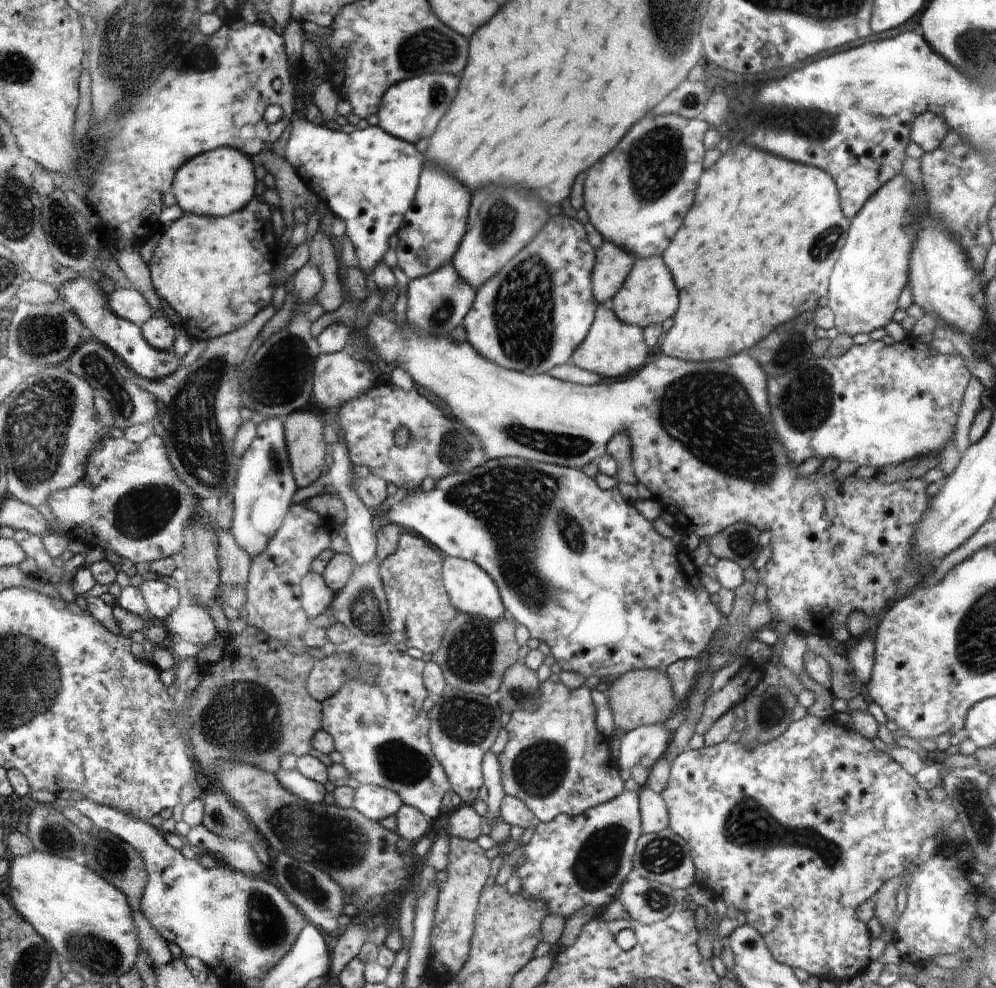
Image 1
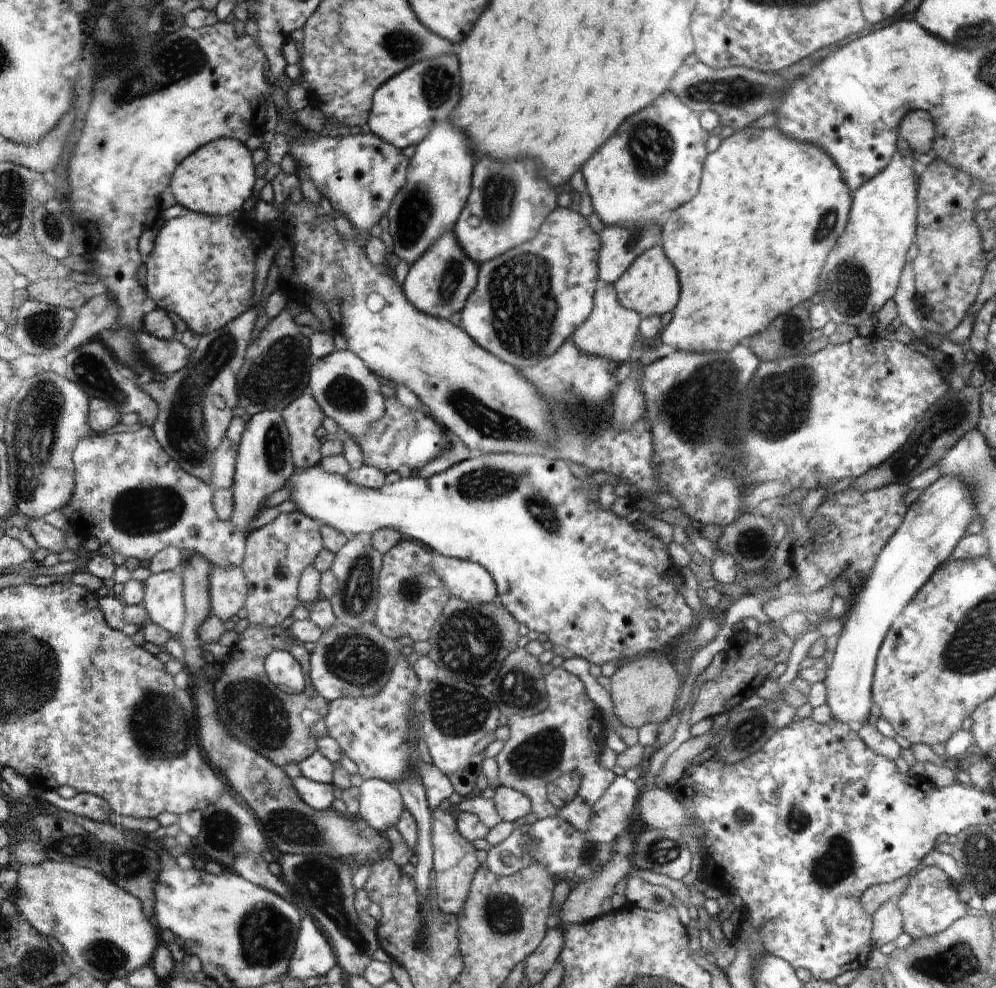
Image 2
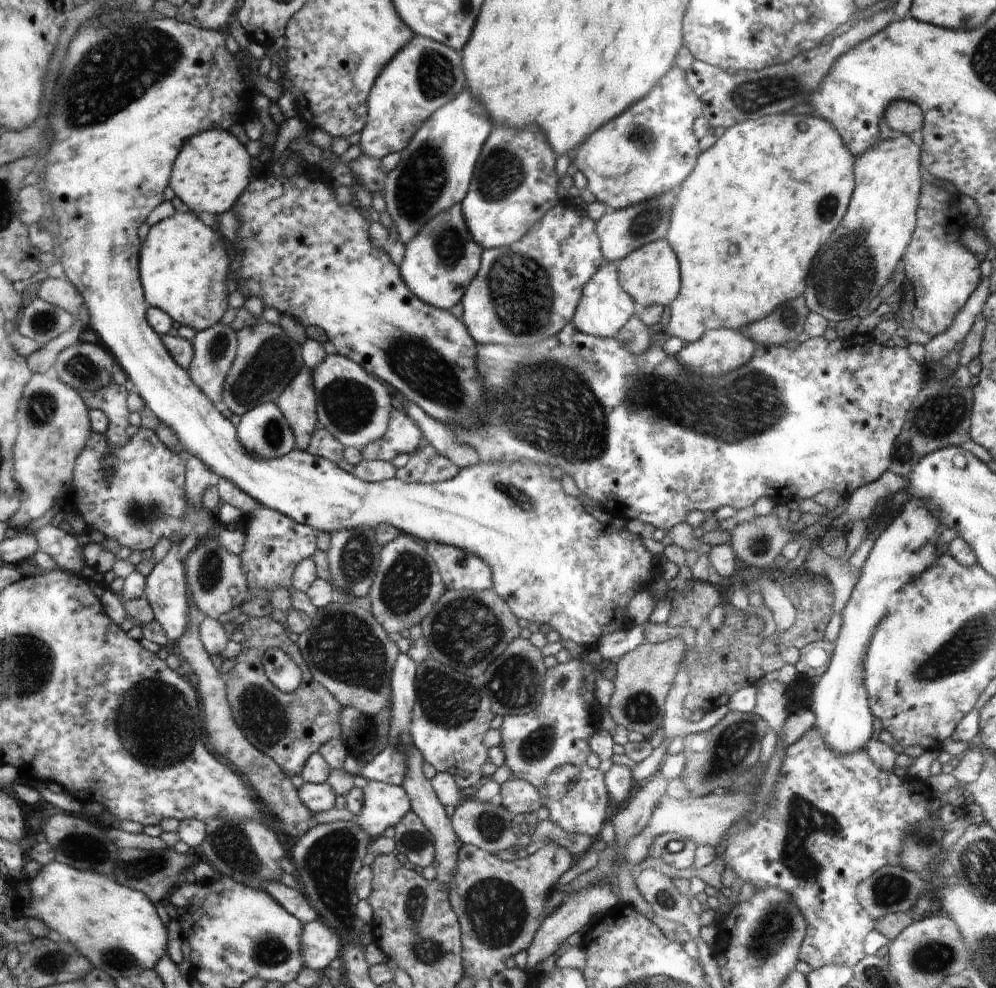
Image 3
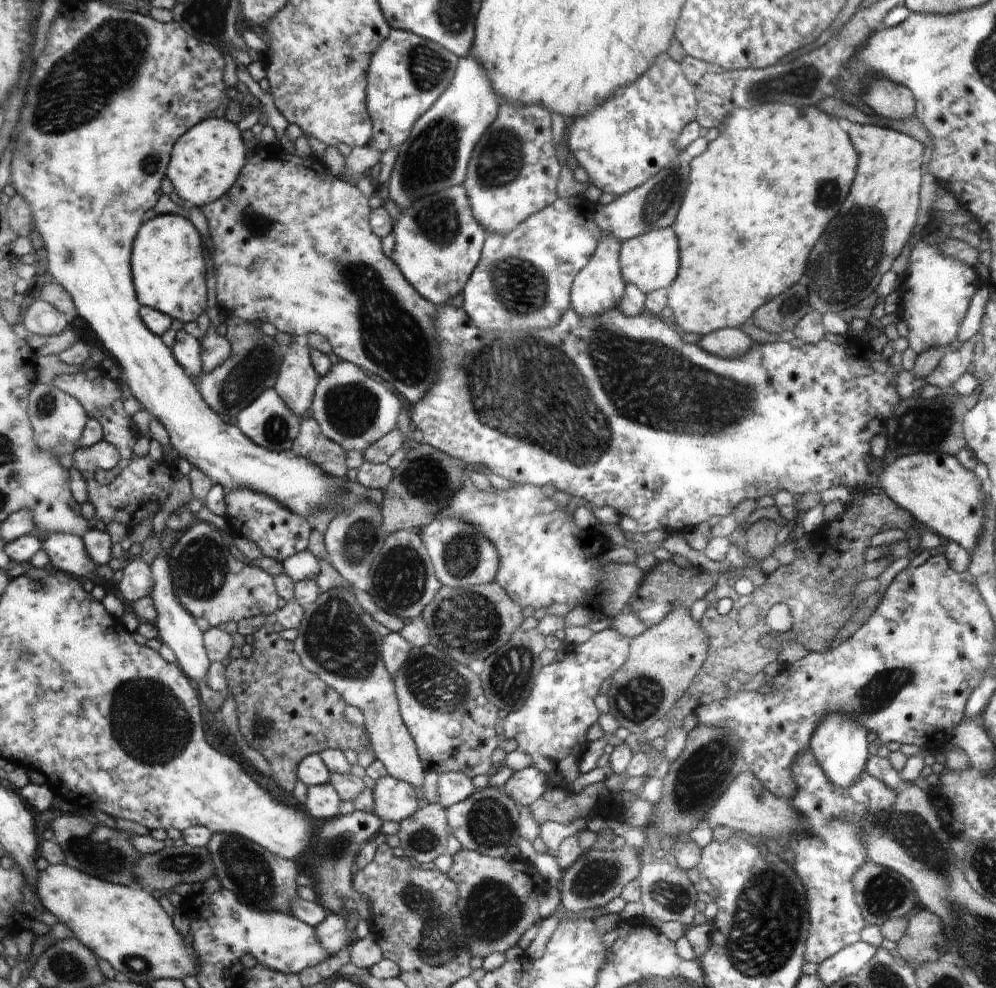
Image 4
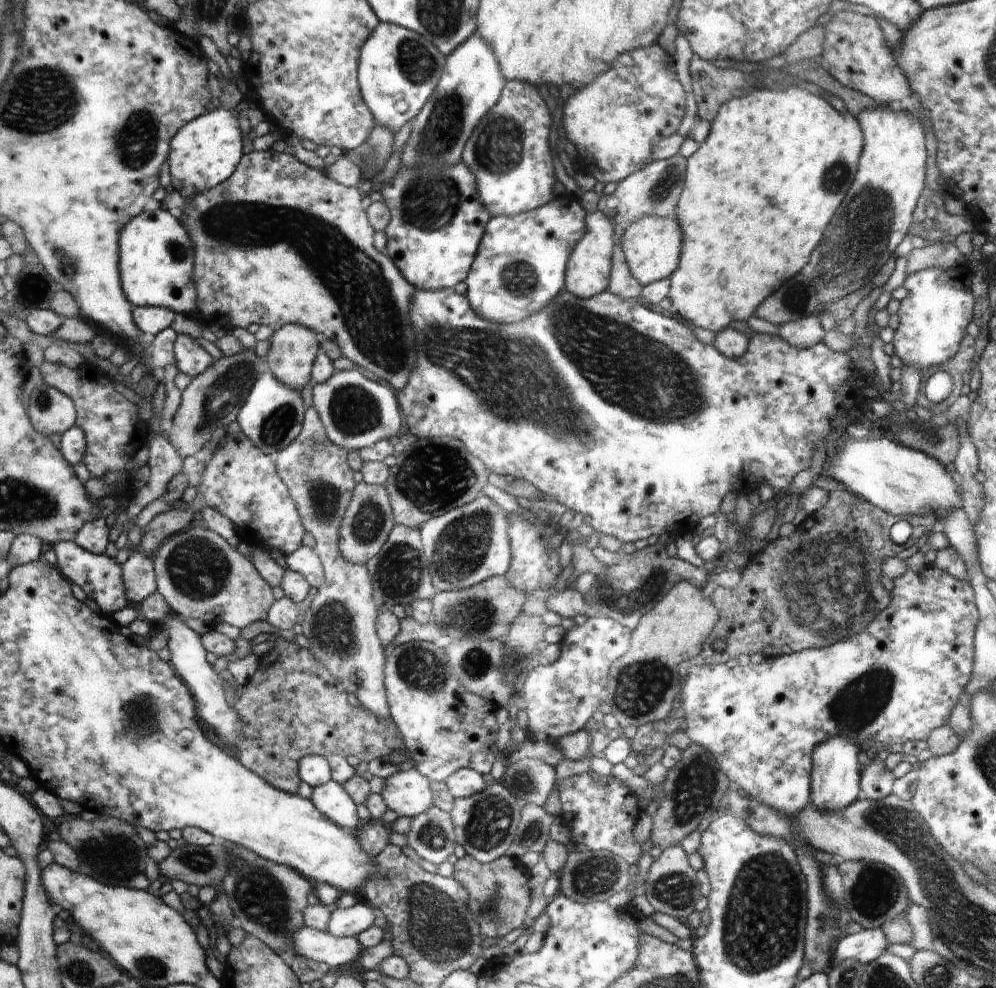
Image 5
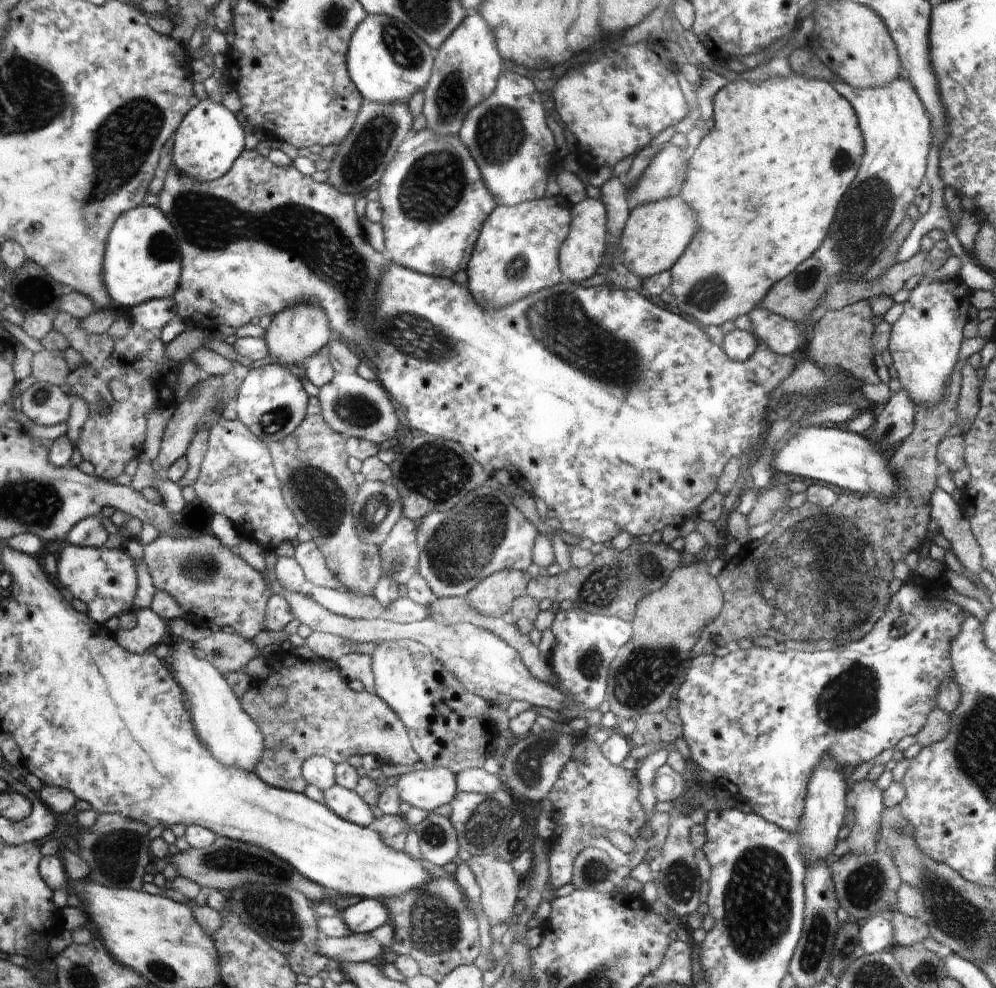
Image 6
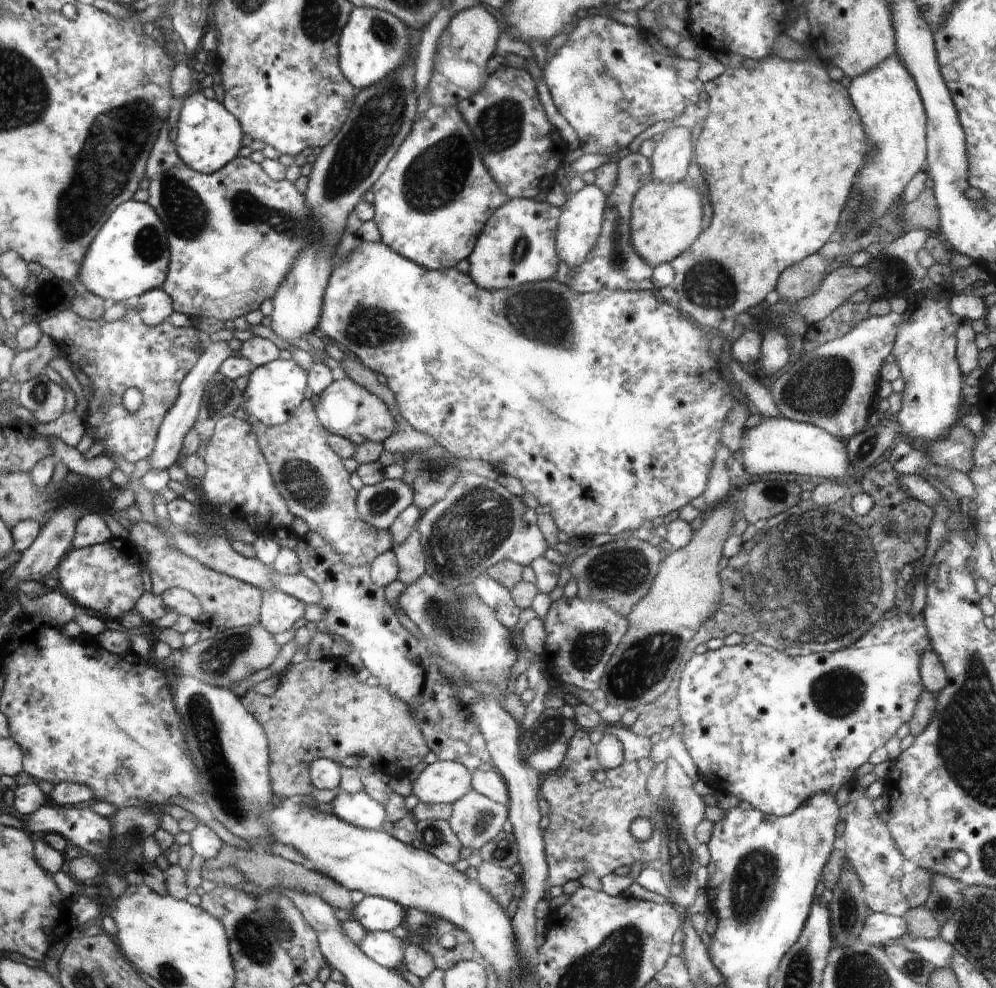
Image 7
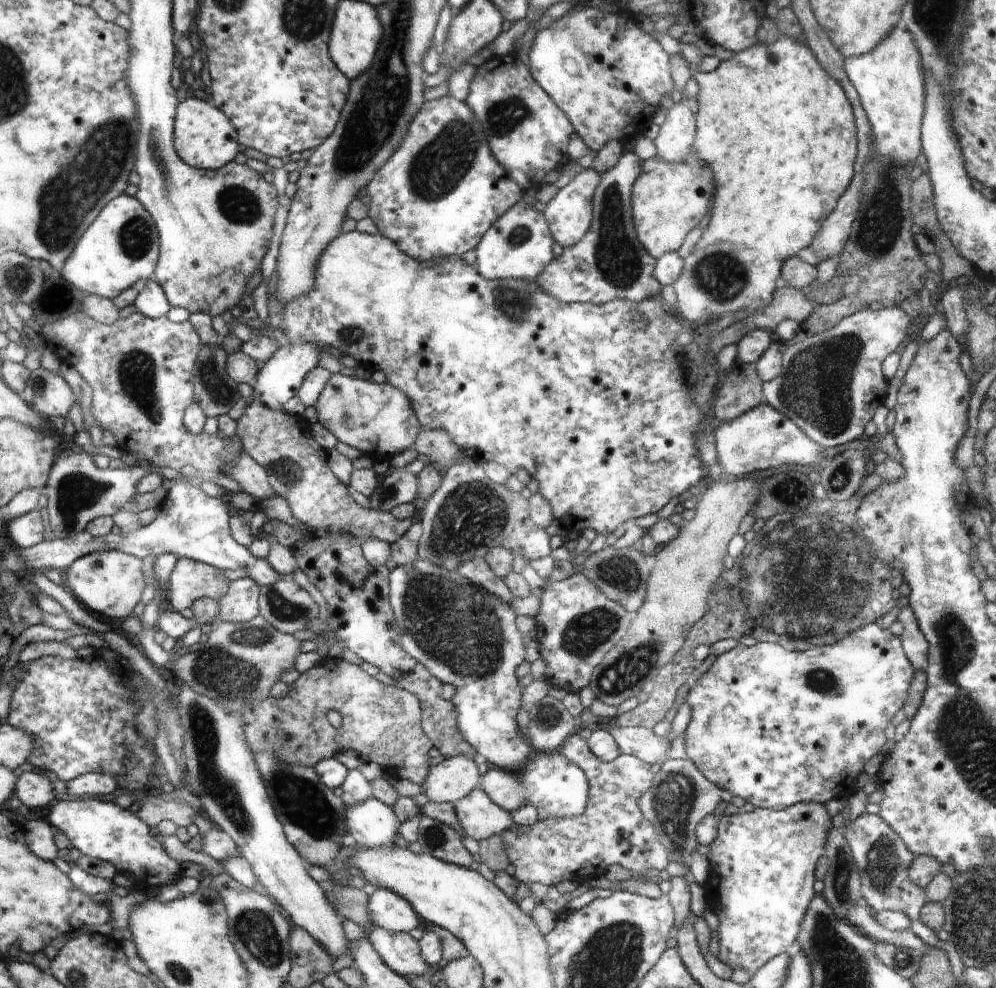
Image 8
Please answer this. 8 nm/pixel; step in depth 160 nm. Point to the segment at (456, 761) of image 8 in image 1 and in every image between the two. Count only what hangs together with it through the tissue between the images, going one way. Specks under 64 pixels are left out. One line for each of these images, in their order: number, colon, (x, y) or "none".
1: (375, 802)
2: (381, 805)
3: (385, 805)
4: (395, 800)
5: (408, 793)
6: (428, 789)
7: (445, 782)

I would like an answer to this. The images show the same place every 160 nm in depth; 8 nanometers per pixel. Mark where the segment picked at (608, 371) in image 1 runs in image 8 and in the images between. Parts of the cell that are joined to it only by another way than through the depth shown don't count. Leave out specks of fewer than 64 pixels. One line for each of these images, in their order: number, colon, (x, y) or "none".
2: (610, 331)
3: (604, 308)
4: (598, 287)
5: (588, 270)
6: (581, 254)
7: (580, 220)
8: (569, 214)

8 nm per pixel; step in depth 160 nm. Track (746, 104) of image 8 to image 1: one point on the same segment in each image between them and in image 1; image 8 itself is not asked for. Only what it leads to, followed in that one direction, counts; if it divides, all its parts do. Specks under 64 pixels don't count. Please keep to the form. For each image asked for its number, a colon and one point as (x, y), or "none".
1: (788, 218)
2: (751, 244)
3: (746, 224)
4: (744, 232)
5: (759, 192)
6: (764, 183)
7: (780, 150)

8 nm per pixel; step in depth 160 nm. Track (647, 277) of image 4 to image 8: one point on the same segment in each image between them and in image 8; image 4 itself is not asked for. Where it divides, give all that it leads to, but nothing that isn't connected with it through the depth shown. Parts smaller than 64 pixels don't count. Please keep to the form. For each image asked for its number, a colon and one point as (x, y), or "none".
5: (652, 245)
6: (655, 235)
7: (666, 217)
8: (668, 200)

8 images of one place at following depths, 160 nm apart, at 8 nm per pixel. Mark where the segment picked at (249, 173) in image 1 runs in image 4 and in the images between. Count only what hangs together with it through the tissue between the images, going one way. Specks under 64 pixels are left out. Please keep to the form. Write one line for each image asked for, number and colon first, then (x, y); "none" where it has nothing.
2: (217, 179)
3: (213, 171)
4: (207, 163)

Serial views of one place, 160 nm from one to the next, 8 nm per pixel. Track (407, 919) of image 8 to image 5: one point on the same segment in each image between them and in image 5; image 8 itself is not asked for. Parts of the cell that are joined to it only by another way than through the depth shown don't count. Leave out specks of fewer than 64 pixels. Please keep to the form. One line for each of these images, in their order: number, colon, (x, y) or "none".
5: (349, 922)
6: (366, 915)
7: (375, 913)

